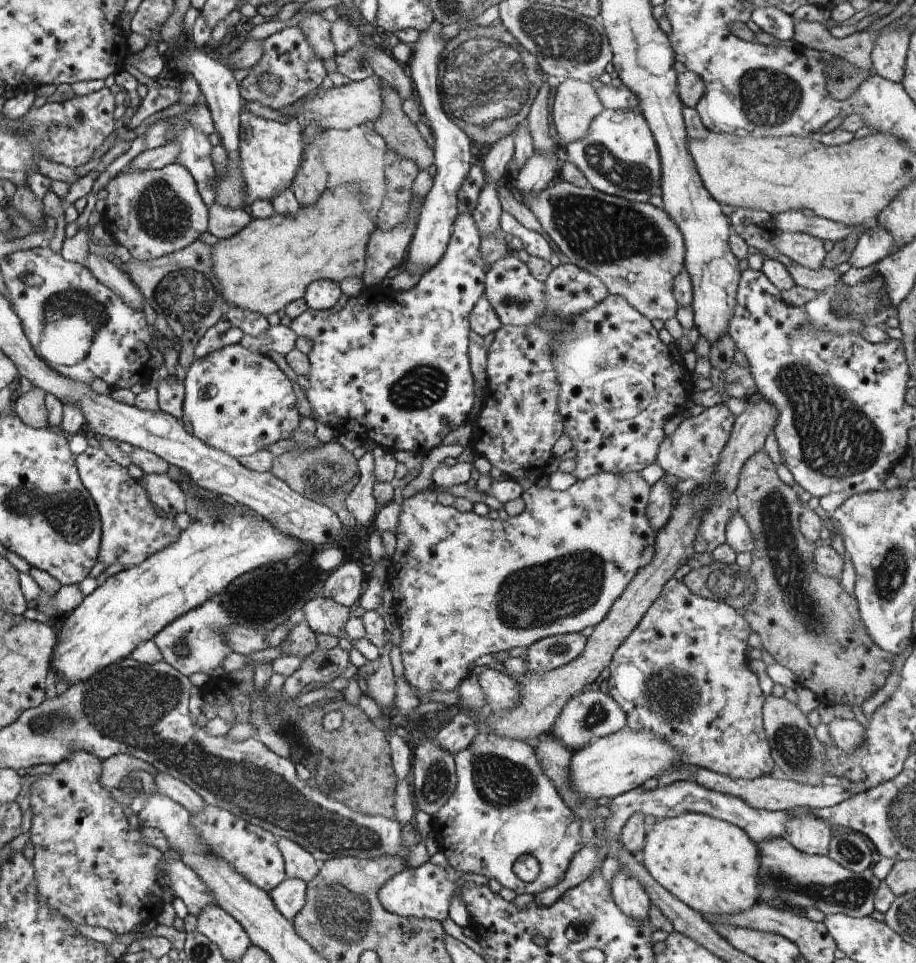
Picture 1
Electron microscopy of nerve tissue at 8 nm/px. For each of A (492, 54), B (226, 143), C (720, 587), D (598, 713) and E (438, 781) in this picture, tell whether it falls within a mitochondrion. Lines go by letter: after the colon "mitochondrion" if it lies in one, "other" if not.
A: mitochondrion
B: other
C: mitochondrion
D: mitochondrion
E: mitochondrion

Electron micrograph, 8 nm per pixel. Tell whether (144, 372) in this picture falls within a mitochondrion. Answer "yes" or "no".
no

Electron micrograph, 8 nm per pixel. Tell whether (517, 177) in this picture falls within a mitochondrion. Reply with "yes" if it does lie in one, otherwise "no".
no

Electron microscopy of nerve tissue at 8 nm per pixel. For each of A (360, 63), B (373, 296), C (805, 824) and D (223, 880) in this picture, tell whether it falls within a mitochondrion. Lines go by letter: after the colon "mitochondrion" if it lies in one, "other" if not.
A: mitochondrion
B: other
C: other
D: other

